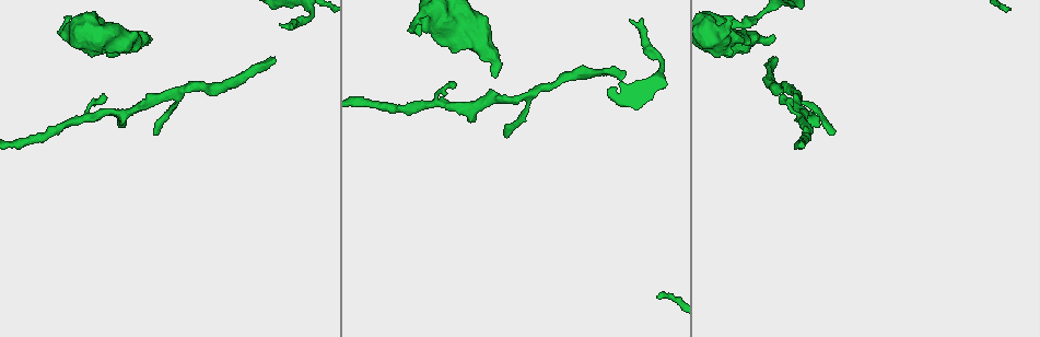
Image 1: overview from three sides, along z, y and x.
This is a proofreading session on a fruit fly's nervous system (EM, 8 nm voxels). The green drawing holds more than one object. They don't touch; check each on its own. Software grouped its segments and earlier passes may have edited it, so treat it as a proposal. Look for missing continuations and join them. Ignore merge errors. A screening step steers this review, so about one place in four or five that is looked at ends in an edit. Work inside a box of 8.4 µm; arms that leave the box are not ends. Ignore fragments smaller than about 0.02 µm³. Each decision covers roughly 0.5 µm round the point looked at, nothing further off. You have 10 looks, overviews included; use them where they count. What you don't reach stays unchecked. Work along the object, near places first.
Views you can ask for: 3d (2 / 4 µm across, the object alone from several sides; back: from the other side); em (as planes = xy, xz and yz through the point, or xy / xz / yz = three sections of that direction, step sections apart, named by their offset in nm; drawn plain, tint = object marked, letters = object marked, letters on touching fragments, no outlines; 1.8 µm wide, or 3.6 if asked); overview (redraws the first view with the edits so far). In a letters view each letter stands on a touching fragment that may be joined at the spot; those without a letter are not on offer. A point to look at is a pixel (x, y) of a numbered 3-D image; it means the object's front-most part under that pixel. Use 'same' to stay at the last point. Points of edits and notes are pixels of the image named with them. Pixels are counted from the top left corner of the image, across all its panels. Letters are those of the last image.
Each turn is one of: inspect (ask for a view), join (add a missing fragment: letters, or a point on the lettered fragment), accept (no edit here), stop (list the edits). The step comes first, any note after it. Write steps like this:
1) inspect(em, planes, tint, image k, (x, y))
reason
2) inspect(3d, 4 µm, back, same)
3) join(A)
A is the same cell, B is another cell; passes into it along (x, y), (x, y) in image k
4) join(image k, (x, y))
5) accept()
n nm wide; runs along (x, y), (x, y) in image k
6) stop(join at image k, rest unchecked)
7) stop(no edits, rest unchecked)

inspect(em, planes, letters, image 1, (769, 59))
branch stops here

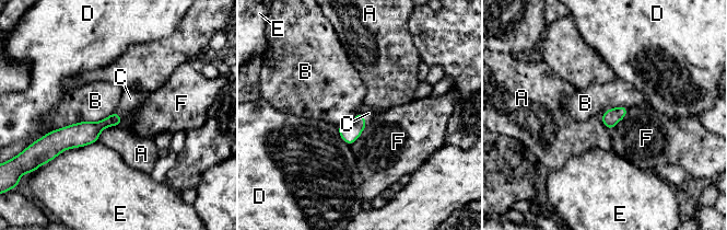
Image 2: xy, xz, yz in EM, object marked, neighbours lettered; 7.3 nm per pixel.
join(image 2, (368, 113))
C is the same cell, A, B, D, E and F are other cells; passes into it along (350, 133), (363, 118), (368, 113) in image 2; the neuron continues

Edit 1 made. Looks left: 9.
inspect(3d, 4 µm, image 1, (419, 25))
branch stops here

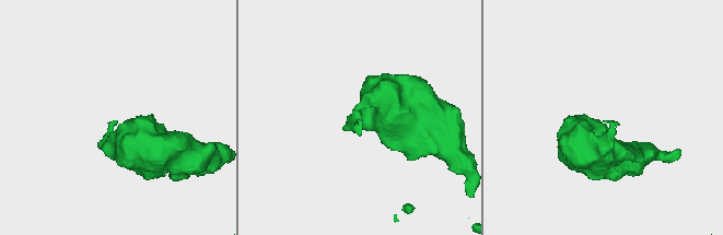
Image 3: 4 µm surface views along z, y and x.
inspect(em, planes, plain, image 3, (112, 123))

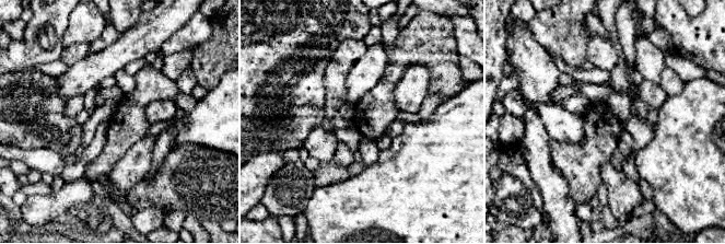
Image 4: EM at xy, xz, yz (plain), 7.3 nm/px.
inspect(em, planes, letters, same)
what lies round it

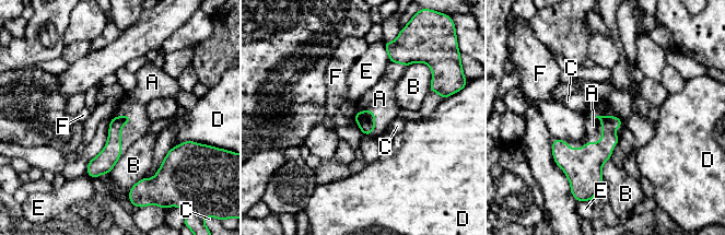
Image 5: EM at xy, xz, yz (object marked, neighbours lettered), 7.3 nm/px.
join(image 5, (593, 126))
A is the same cell, B, C, D, E and F are other cells; it goes on there

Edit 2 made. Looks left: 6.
inspect(3d, 4 µm, image 1, (102, 96))
free end

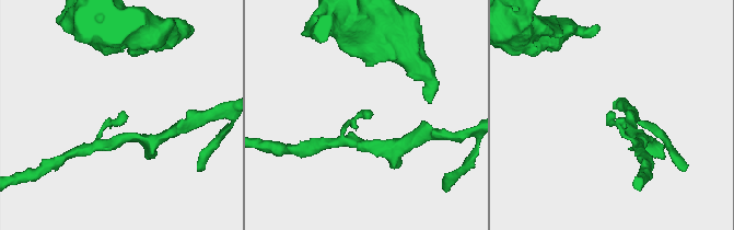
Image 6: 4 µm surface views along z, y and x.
inspect(em, planes, letters, image 6, (615, 116))
now the EM

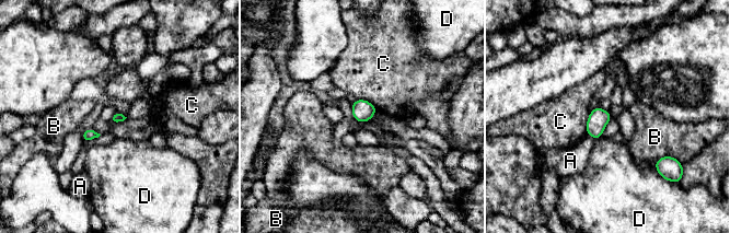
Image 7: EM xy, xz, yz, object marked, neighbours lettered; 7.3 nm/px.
accept()
A, B, C and D are other cells; border along (591, 111), (587, 120), (586, 134) in image 7; none of them fits

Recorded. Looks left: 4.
inspect(em, planes, letters, image 1, (772, 36))
stops while still wide

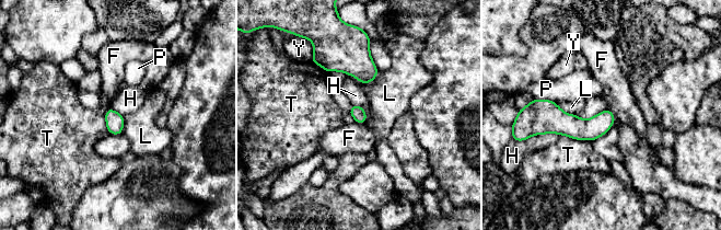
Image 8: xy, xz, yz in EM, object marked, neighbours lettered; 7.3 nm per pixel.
accept()
F, H, L, P, T and Y are other cells; runs along (538, 108), (568, 125), (612, 119) in image 8; none of them fits

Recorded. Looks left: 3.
stop(join at image 2, join at image 5, rest unchecked)

